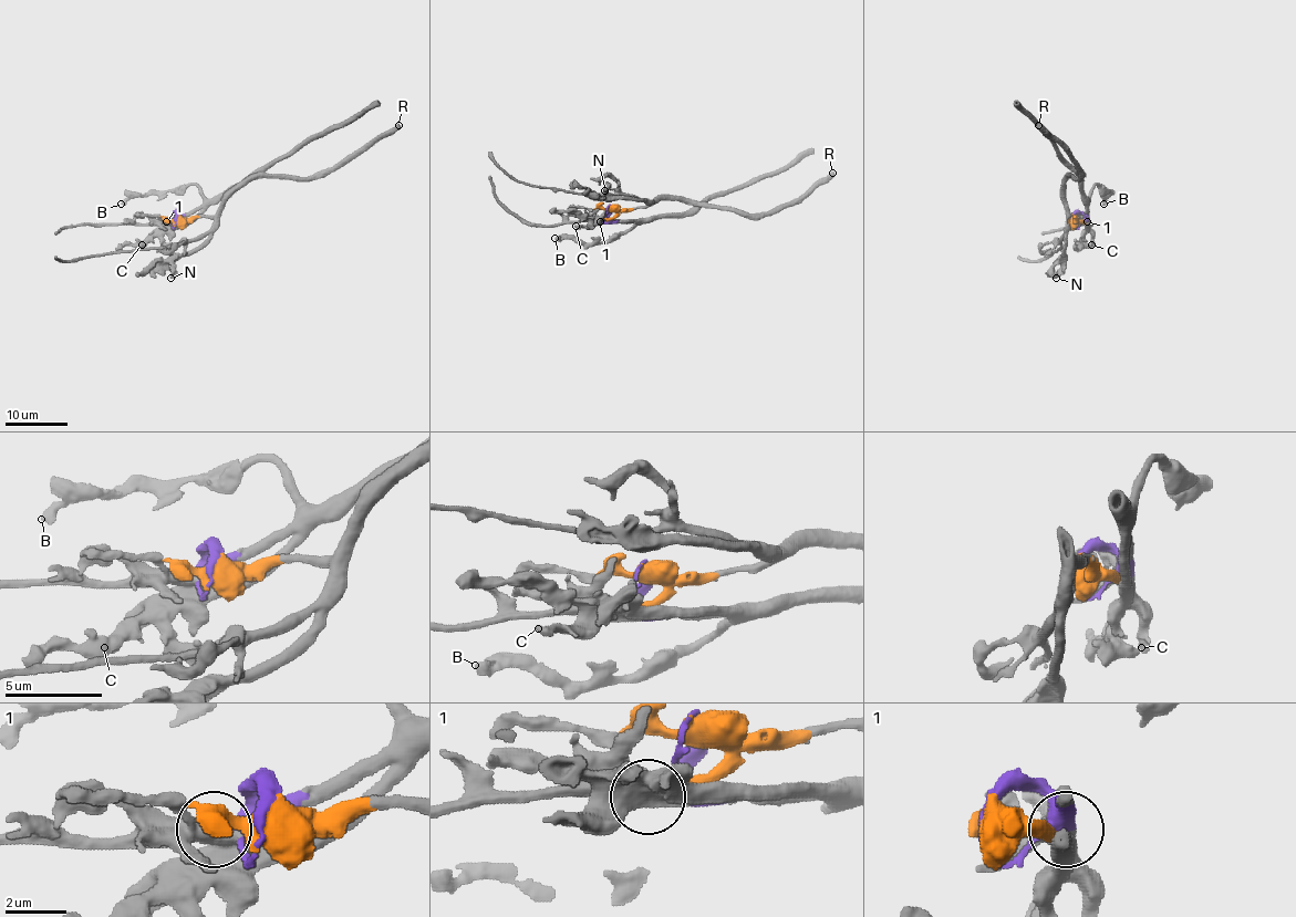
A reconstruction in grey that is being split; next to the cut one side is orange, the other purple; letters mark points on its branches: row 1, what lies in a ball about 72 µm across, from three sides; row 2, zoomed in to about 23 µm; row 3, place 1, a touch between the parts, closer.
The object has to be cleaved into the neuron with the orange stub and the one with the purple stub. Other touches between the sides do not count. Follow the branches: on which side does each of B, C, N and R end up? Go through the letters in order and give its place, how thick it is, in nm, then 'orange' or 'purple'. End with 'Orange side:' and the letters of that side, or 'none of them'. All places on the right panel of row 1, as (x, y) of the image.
B: (1103, 204) | 550 nm | purple
C: (1091, 245) | 500 nm | purple
N: (1056, 278) | 480 nm | orange
R: (1038, 125) | 500 nm | orange
Orange side: N, R

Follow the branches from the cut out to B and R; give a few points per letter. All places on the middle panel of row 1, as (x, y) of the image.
B: (611, 206), (612, 220), (636, 223), (629, 231), (620, 231), (601, 242), (578, 243), (555, 237)
R: (611, 206), (621, 209), (682, 198), (770, 214), (801, 198), (832, 172)

